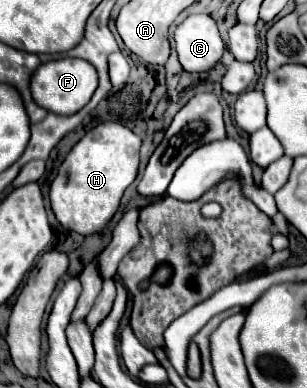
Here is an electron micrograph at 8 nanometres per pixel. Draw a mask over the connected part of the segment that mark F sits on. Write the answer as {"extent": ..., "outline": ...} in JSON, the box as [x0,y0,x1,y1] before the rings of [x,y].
{"extent":[31,58,99,114],"outline":[[[61,58],[61,60],[51,60],[47,64],[41,64],[35,70],[31,78],[31,92],[33,92],[35,102],[47,108],[49,112],[73,114],[91,100],[97,84],[99,84],[99,78],[91,62],[83,58]]]}

